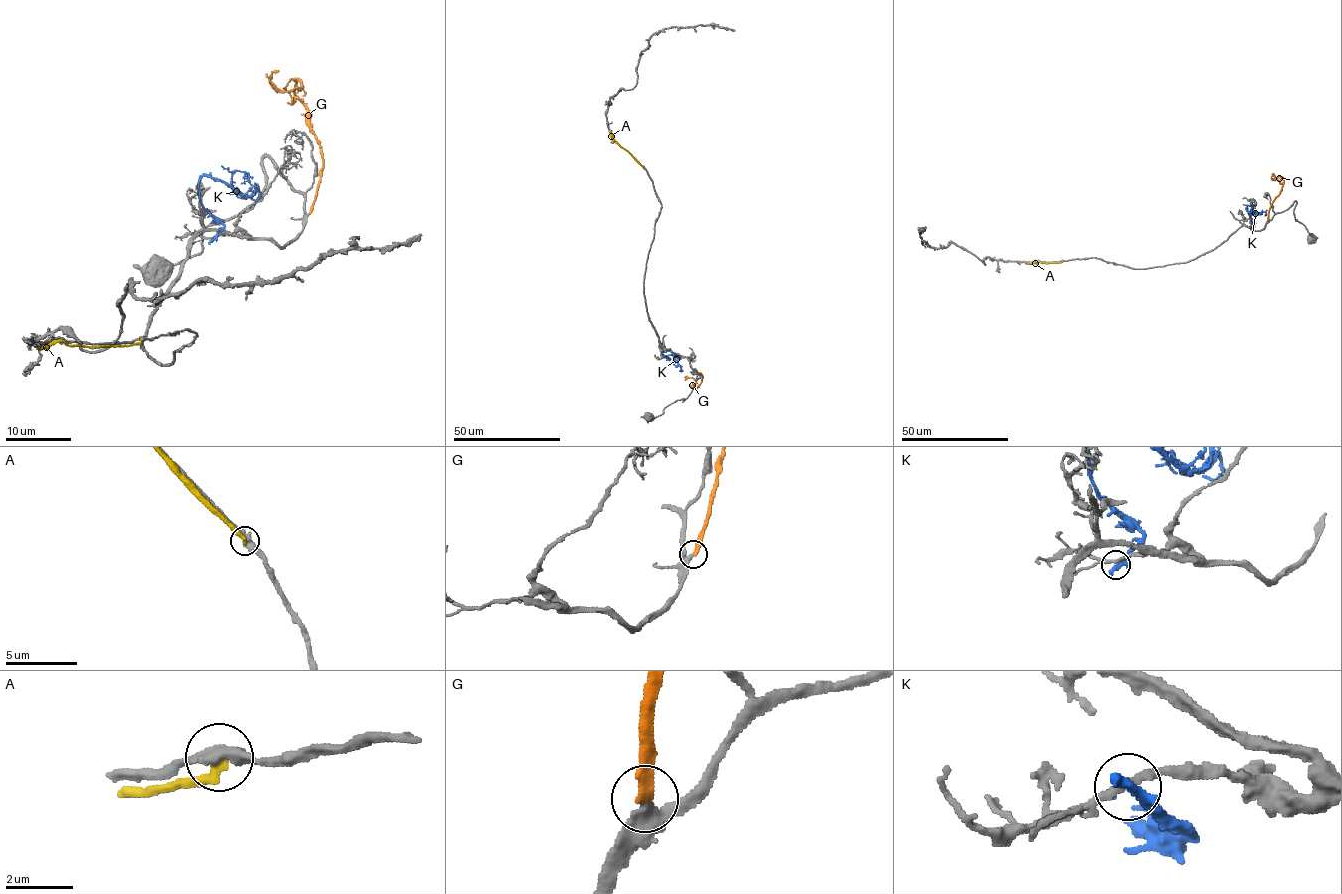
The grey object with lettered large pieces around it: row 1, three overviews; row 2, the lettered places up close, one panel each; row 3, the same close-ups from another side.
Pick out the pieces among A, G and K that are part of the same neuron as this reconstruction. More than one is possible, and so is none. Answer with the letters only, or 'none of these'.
G

